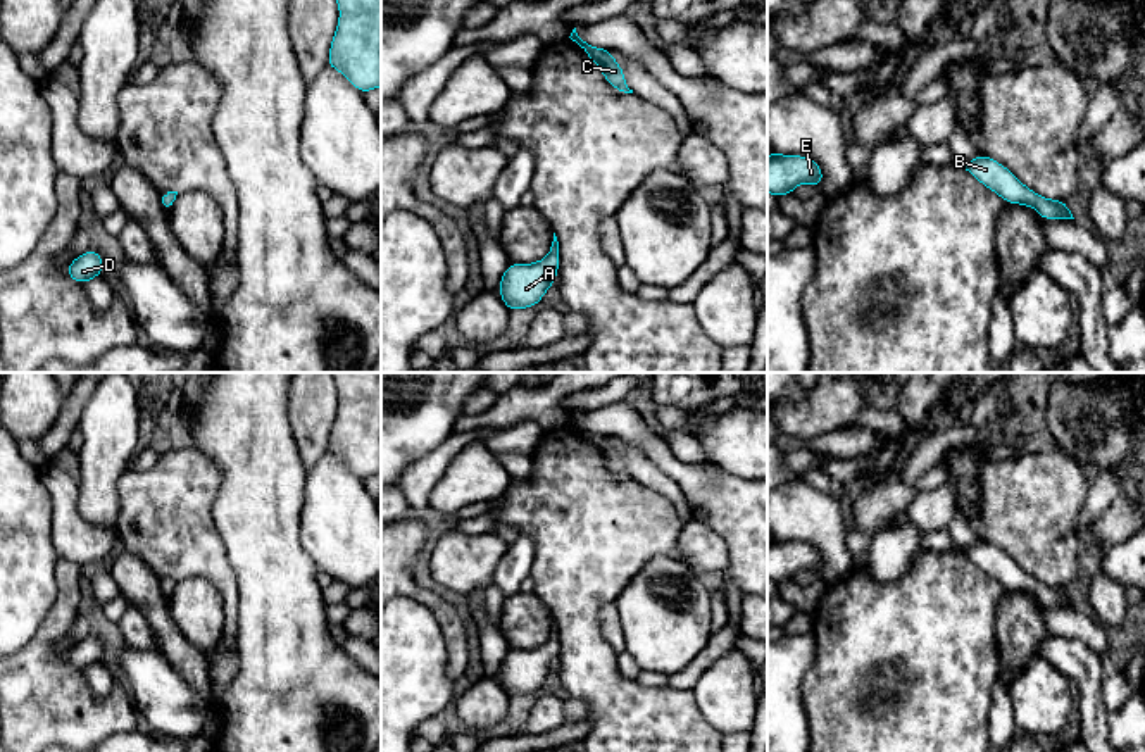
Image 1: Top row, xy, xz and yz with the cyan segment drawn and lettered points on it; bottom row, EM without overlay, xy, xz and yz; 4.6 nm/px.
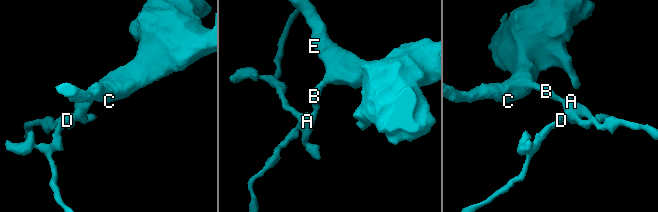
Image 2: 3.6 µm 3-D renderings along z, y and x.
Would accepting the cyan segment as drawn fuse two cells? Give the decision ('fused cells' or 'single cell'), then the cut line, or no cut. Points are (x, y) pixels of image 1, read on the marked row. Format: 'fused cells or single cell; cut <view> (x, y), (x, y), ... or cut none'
single cell; cut none

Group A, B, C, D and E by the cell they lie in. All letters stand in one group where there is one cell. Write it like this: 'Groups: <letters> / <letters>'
Groups: A B C D E

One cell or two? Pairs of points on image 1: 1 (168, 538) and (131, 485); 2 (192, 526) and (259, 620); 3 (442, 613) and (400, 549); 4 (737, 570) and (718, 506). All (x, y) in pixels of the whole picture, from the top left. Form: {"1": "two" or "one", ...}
{"1": "one", "2": "two", "3": "one", "4": "one"}

